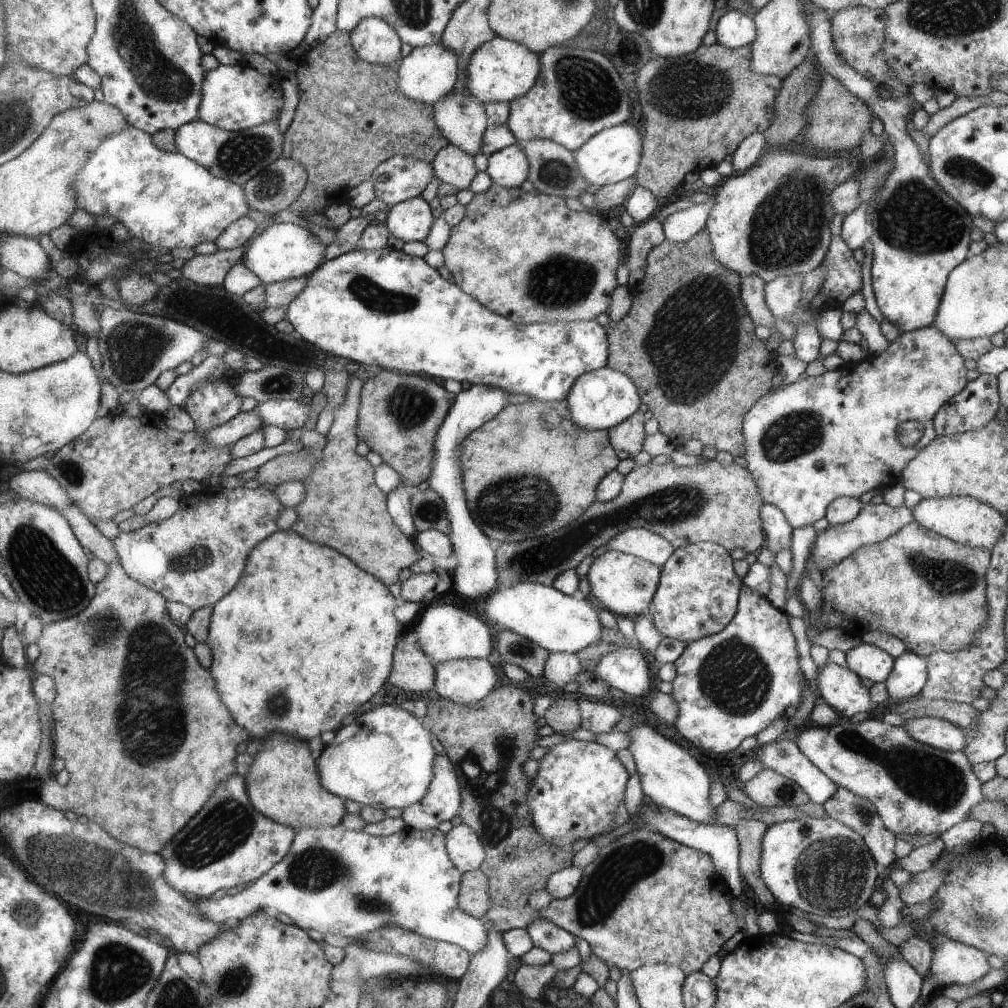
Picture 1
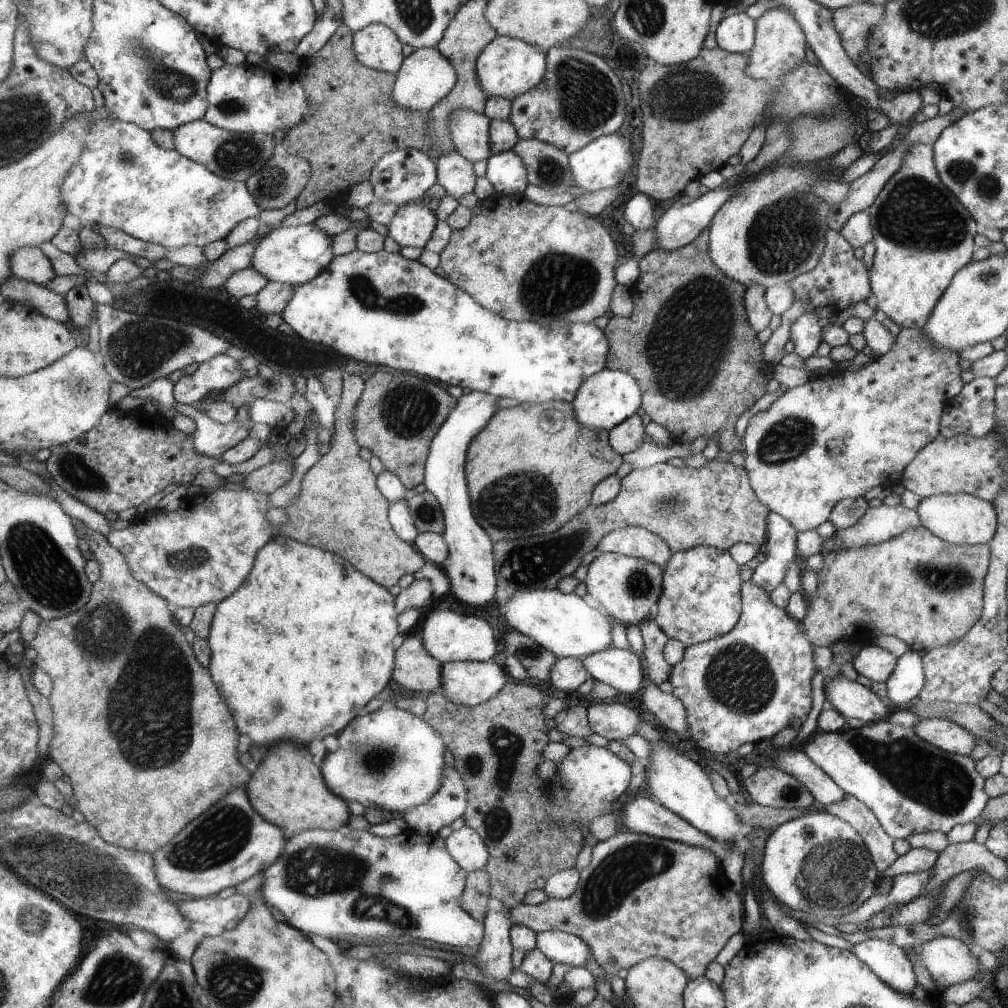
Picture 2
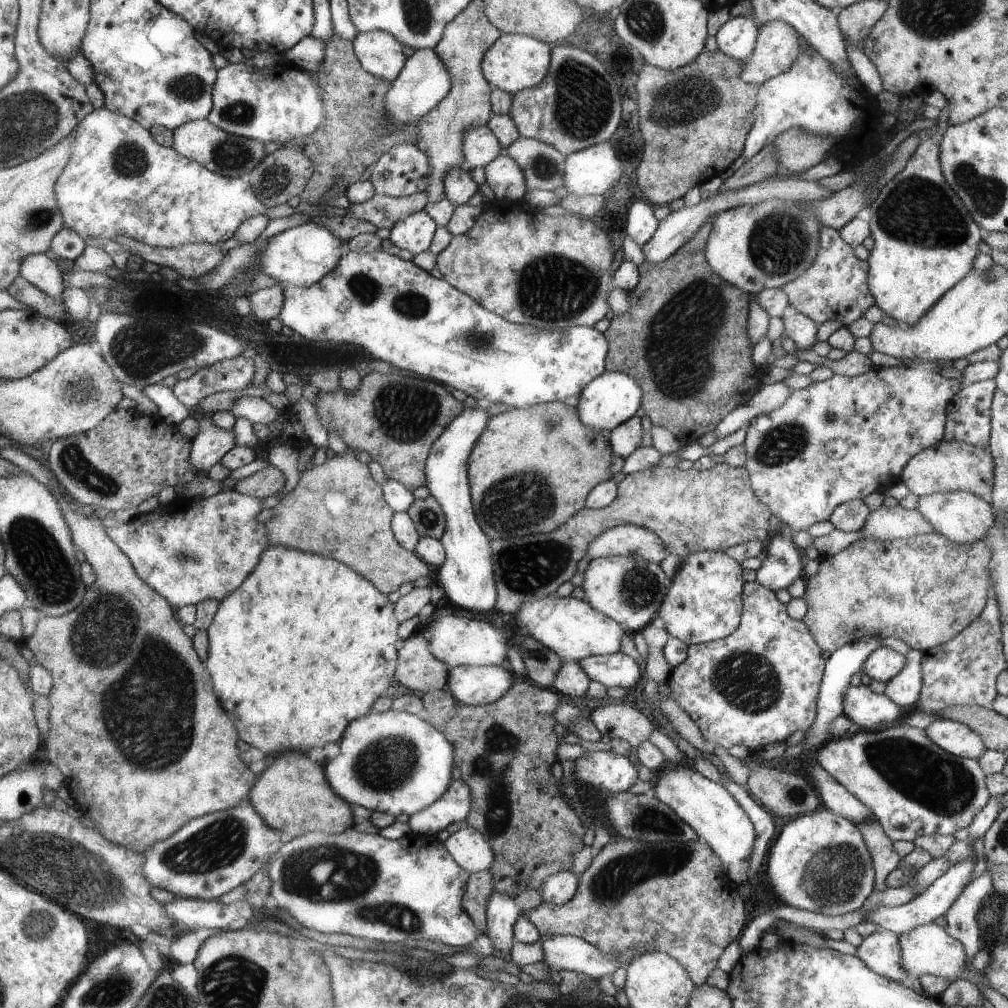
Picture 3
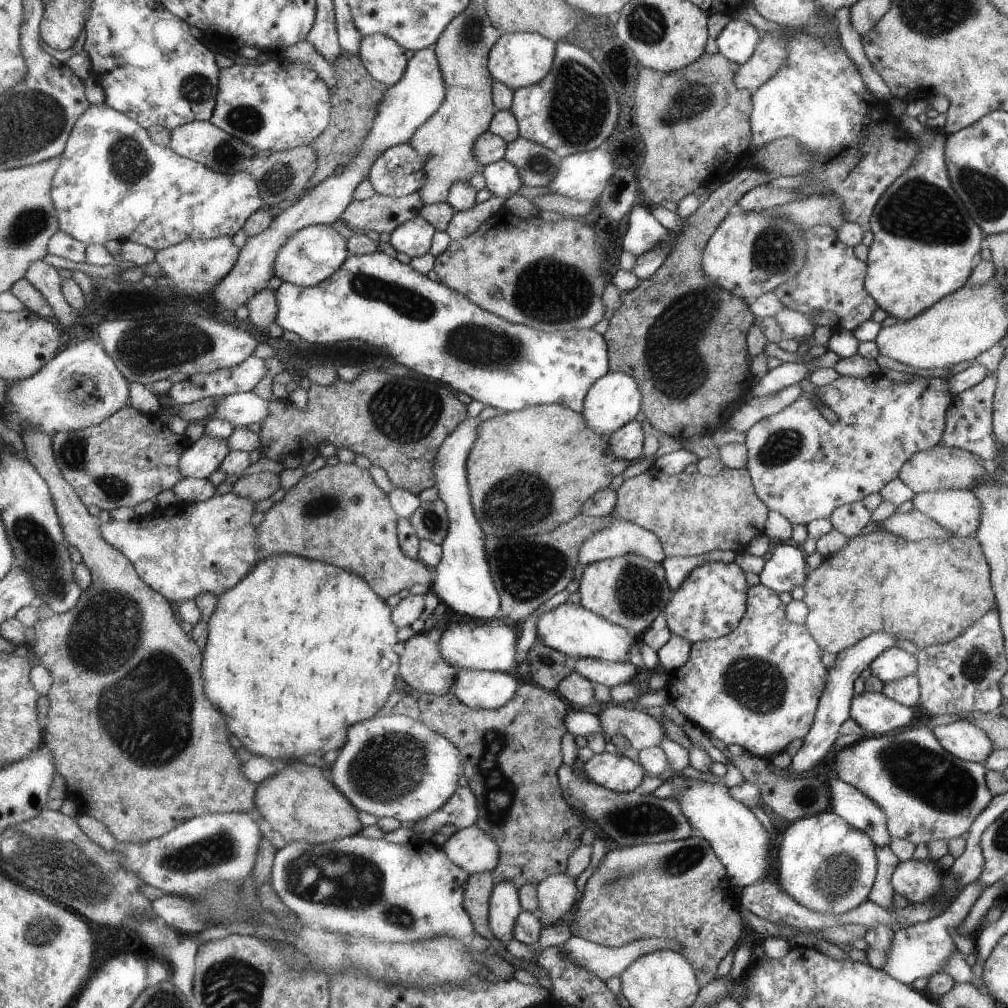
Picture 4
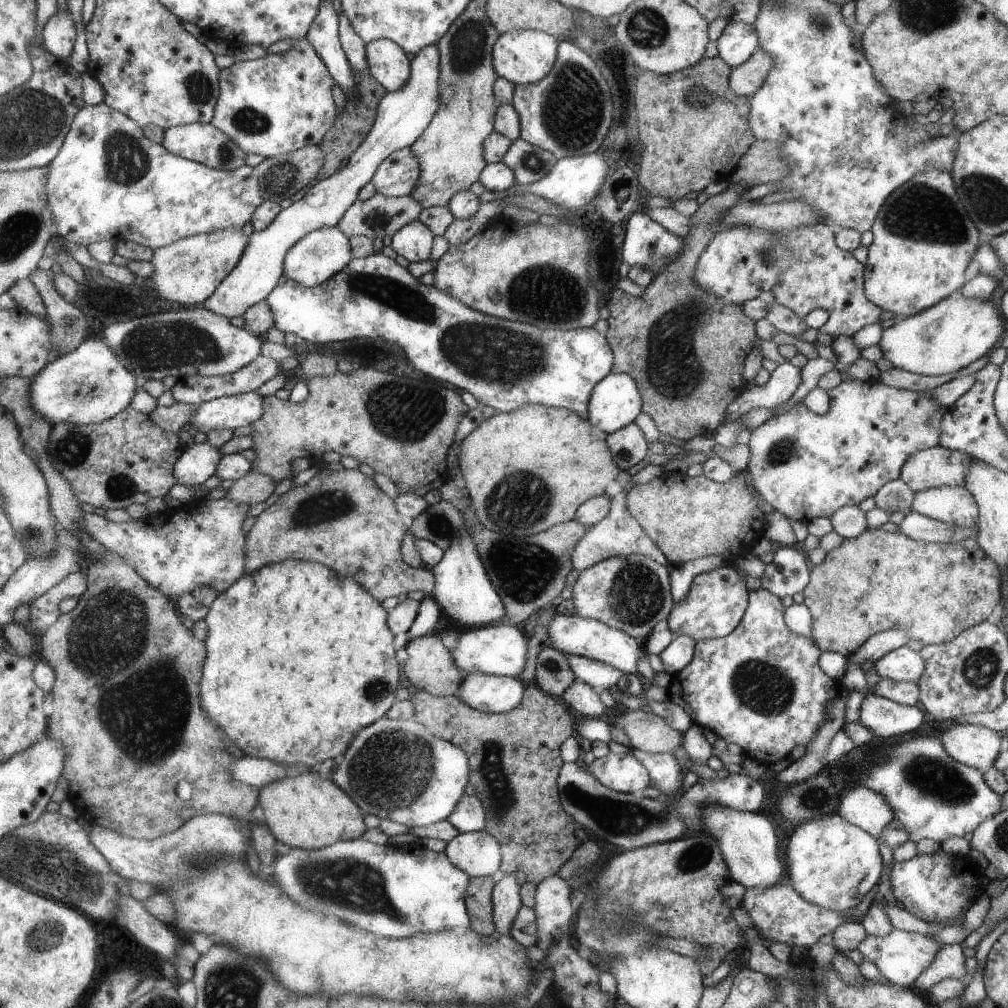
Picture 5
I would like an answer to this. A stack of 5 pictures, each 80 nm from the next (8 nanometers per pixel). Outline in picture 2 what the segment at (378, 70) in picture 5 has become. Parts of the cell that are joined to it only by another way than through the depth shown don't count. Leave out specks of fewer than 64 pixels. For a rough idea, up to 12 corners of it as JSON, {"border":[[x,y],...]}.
{"border":[[382,23],[354,33],[371,69],[399,73],[403,42]]}

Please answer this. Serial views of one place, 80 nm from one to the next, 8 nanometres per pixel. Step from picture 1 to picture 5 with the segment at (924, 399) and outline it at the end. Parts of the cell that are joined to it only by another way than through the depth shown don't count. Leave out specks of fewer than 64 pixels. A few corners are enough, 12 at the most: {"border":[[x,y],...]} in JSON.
{"border":[[844,378],[751,432],[789,521],[830,519],[938,445],[926,393]]}

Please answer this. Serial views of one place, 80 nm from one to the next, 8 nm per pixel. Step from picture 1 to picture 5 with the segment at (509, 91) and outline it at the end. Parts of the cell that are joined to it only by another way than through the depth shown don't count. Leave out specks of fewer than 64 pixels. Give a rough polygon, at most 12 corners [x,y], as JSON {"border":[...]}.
{"border":[[532,29],[499,37],[497,77],[541,81],[556,63],[555,36]]}

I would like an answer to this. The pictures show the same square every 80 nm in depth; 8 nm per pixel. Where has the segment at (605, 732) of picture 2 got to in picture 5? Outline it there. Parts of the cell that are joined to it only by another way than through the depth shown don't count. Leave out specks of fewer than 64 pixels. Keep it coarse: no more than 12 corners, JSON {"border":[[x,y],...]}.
{"border":[[623,712],[614,724],[639,754],[673,754],[682,734],[659,716]]}

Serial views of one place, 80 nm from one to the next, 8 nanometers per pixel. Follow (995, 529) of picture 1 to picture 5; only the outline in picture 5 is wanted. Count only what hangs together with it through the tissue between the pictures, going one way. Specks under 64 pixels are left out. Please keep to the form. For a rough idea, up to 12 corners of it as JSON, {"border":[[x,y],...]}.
{"border":[[964,486],[914,494],[913,512],[969,528],[979,507]]}

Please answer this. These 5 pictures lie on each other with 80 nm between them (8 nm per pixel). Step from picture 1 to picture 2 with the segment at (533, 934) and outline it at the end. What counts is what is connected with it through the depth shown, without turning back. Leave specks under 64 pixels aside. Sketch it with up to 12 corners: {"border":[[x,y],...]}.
{"border":[[537,931],[535,947],[553,964],[583,967],[588,946],[561,931]]}

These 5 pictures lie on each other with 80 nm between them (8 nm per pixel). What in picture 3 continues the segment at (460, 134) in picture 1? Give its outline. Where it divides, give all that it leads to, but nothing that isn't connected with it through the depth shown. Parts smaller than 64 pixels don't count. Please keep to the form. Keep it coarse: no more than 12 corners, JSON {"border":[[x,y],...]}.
{"border":[[486,125],[466,130],[462,137],[467,171],[485,167],[502,154]]}

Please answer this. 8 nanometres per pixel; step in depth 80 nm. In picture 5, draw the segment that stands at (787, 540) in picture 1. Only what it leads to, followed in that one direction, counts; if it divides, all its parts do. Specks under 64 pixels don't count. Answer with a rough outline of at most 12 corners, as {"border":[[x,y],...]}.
{"border":[[781,546],[760,577],[780,600],[811,578],[805,556]]}

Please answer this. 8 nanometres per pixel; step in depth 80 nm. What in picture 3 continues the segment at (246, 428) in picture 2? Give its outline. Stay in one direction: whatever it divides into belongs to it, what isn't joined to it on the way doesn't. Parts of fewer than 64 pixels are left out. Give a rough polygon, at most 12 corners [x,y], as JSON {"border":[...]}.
{"border":[[190,412],[198,423],[189,464],[205,475],[237,445],[235,432],[212,416]]}

